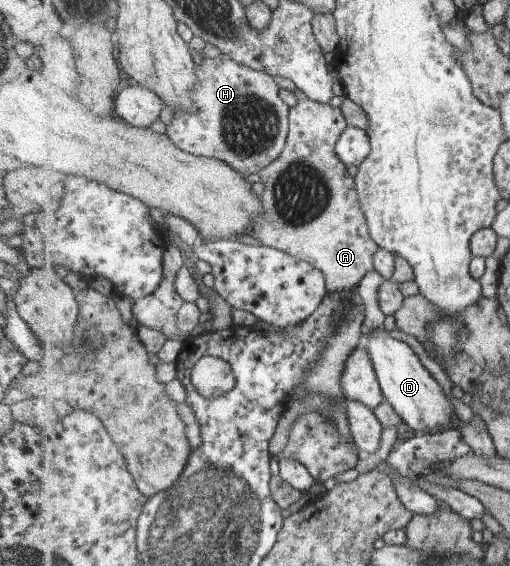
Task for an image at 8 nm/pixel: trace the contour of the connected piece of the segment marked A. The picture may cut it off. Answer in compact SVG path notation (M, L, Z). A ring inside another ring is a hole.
M307 98L306 101L300 101L296 106L293 106L290 109L290 133L286 141L286 147L273 163L270 163L259 173L259 176L261 177L260 181L265 185L265 191L262 195L264 208L266 209L265 213L263 213L261 219L257 219L257 221L255 221L255 223L253 223L253 225L251 225L251 227L249 227L244 233L258 240L263 246L274 247L286 251L287 253L294 255L300 261L309 262L317 269L320 269L323 272L326 288L329 294L332 294L333 292L340 294L349 293L351 290L356 292L361 280L372 270L371 257L373 257L373 255L375 255L381 248L370 232L367 216L362 208L362 203L360 202L356 179L347 174L347 166L343 163L342 158L338 156L336 150L337 142L347 128L348 126L347 123L345 123L345 117L343 117L340 108L331 107L331 105L312 100L311 98Z

